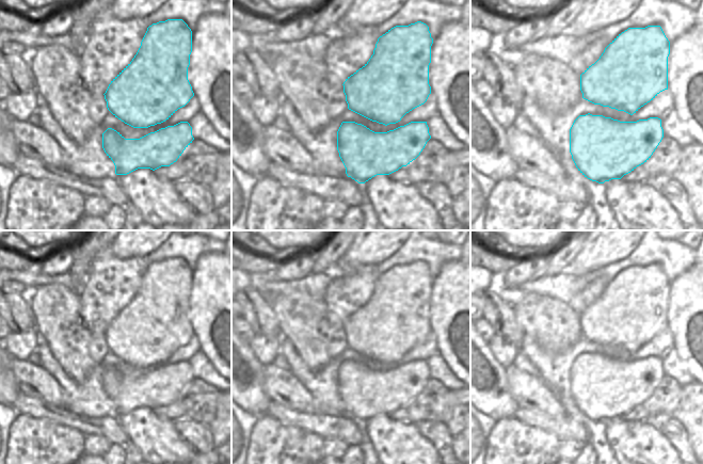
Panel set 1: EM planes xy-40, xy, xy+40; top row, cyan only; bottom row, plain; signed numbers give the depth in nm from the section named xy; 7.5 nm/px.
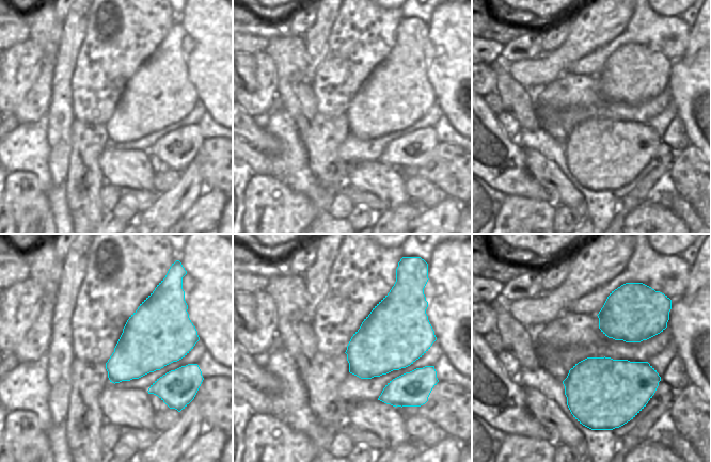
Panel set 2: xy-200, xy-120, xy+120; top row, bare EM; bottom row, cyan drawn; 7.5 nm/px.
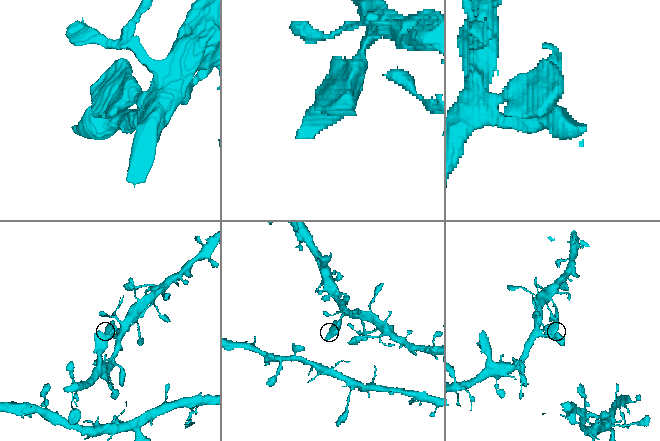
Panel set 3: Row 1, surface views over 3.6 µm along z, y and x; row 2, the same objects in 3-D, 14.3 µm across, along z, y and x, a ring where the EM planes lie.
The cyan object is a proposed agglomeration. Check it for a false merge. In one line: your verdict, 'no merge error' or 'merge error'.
no merge error

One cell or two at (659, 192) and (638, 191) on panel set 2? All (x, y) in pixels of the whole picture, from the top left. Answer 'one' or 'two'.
two

